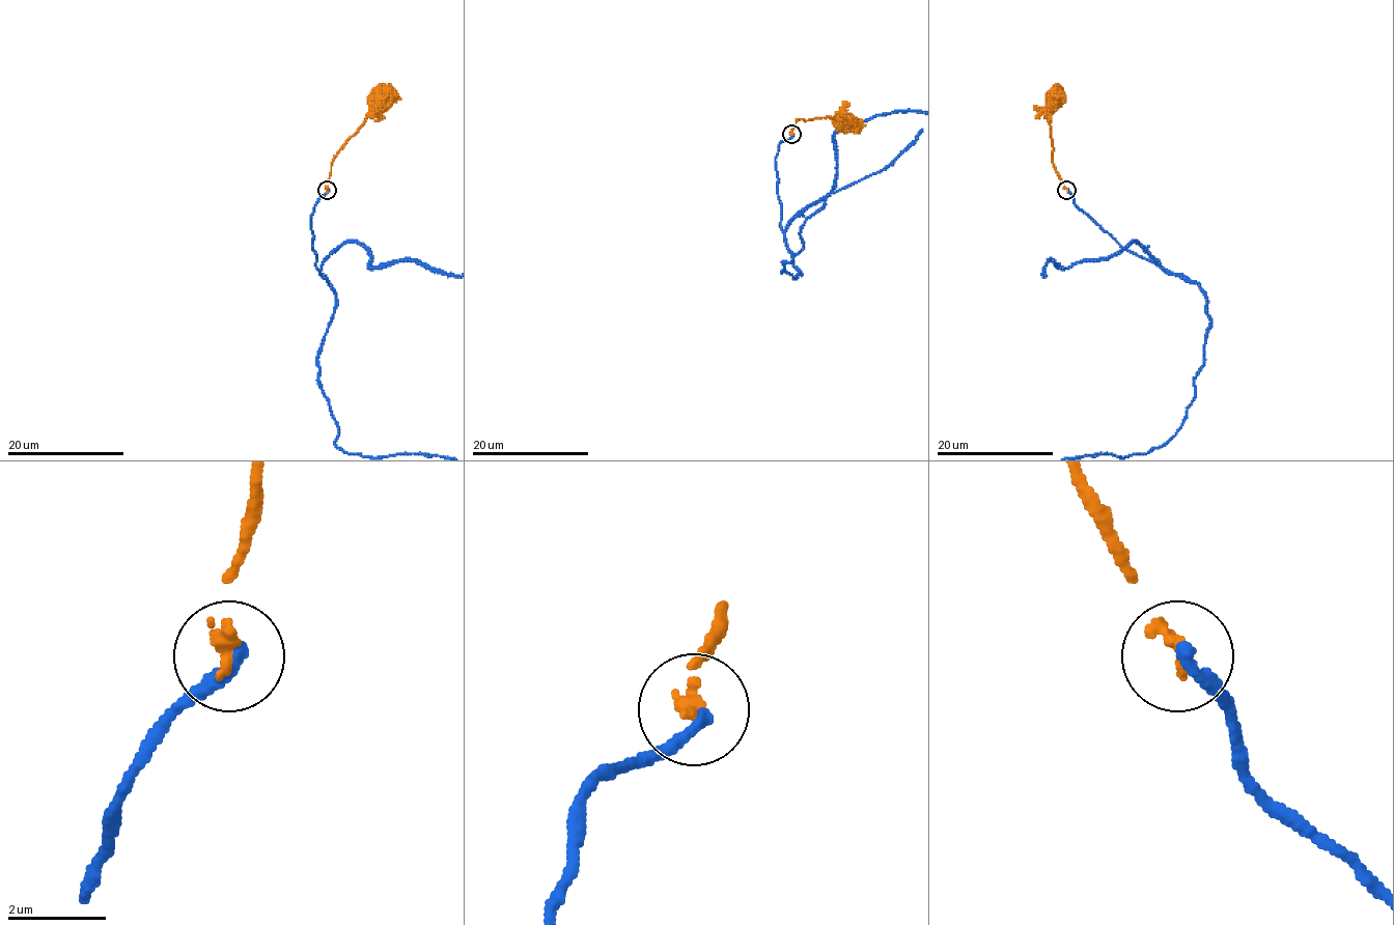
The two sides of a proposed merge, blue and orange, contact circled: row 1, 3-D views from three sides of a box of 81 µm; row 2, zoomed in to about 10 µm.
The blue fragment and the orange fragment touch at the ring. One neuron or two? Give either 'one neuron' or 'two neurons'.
one neuron

